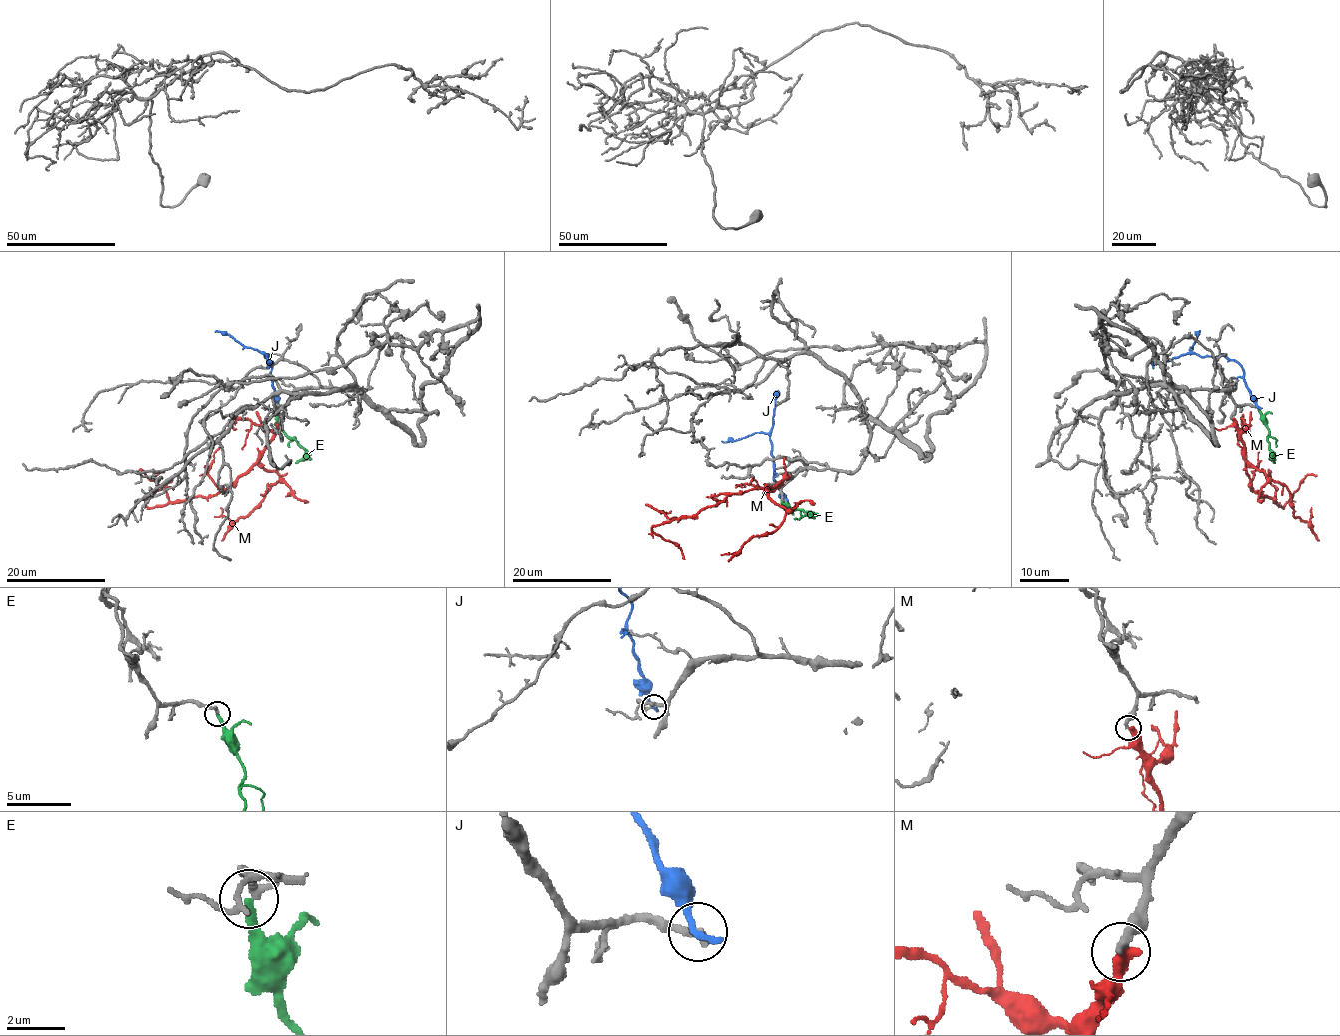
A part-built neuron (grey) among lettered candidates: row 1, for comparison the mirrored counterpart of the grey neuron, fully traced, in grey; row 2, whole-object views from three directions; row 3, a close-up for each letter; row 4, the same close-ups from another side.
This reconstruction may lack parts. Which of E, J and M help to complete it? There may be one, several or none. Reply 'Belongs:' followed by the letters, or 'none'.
Belongs: none

